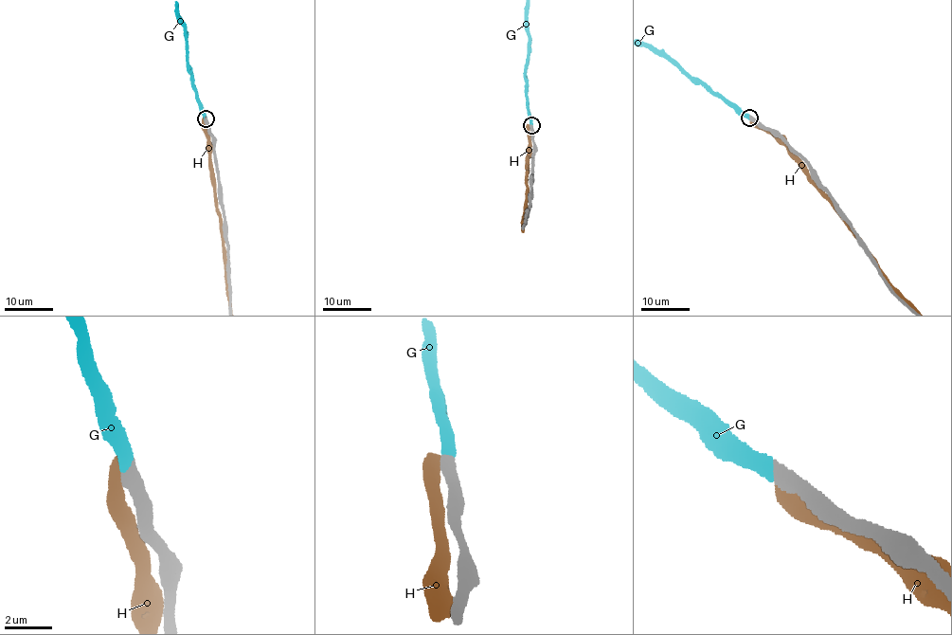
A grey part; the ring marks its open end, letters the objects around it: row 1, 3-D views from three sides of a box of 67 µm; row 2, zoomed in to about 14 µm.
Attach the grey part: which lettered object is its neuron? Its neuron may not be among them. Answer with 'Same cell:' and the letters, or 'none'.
Same cell: G

